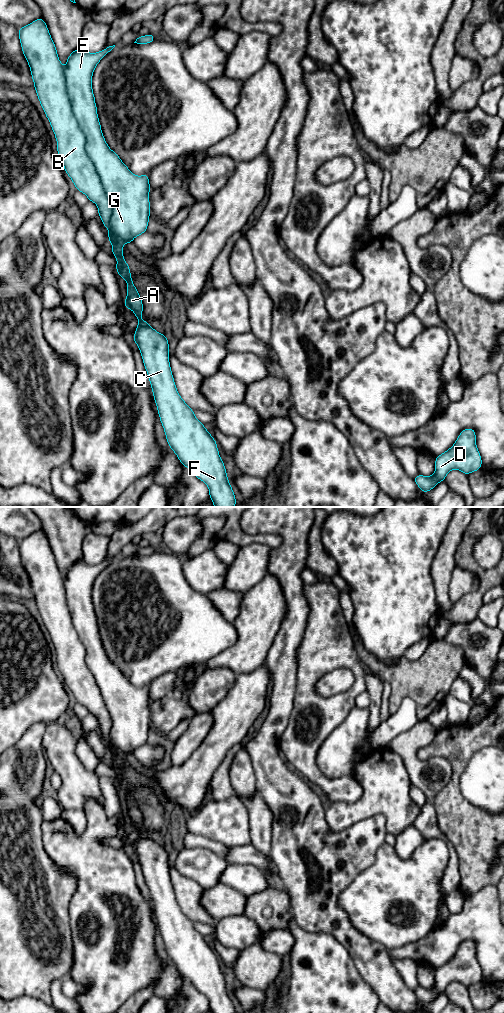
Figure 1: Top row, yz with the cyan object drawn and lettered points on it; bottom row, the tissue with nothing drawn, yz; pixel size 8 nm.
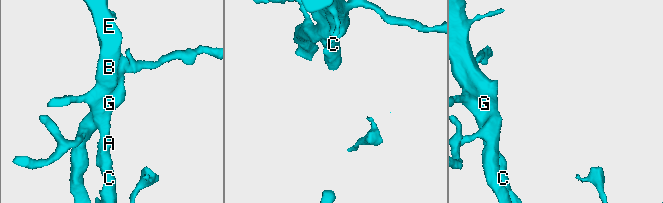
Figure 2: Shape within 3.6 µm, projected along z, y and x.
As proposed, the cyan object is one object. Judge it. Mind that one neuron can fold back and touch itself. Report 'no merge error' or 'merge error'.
merge error

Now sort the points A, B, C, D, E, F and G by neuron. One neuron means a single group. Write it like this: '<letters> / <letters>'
A B C F / D E G

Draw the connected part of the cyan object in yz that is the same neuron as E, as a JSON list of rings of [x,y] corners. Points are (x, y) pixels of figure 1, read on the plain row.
[[[114,559],[97,565],[78,560],[68,568],[64,584],[73,626],[85,649],[86,666],[97,683],[111,719],[109,735],[118,750],[127,756],[147,742],[151,699],[148,686],[134,687],[109,660],[98,631],[92,588],[100,572]]]

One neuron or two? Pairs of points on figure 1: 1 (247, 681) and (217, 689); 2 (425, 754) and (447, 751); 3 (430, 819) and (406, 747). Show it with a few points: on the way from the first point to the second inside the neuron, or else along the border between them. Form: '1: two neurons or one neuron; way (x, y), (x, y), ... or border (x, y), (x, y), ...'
1: two neurons; border (236, 675), (234, 685), (218, 703)
2: one neuron; way (430, 751), (442, 751)
3: one neuron; way (429, 801), (429, 784), (413, 765)

